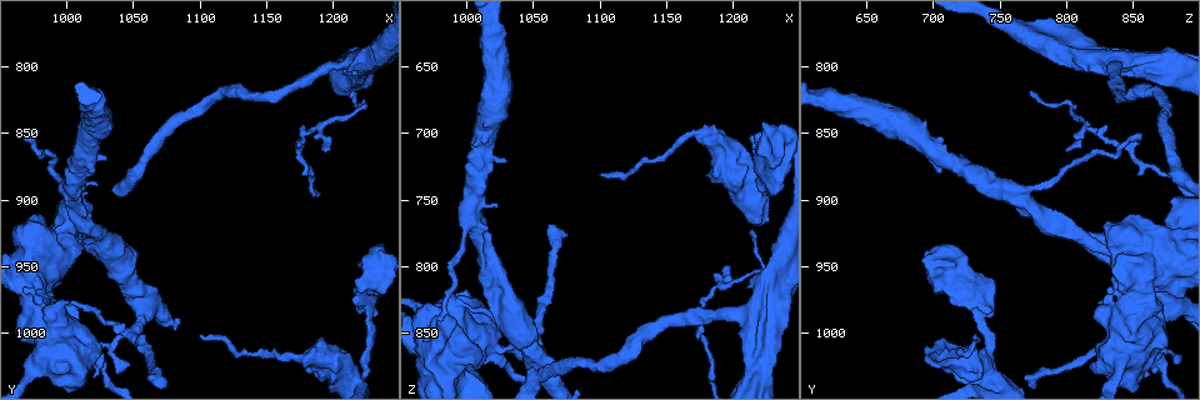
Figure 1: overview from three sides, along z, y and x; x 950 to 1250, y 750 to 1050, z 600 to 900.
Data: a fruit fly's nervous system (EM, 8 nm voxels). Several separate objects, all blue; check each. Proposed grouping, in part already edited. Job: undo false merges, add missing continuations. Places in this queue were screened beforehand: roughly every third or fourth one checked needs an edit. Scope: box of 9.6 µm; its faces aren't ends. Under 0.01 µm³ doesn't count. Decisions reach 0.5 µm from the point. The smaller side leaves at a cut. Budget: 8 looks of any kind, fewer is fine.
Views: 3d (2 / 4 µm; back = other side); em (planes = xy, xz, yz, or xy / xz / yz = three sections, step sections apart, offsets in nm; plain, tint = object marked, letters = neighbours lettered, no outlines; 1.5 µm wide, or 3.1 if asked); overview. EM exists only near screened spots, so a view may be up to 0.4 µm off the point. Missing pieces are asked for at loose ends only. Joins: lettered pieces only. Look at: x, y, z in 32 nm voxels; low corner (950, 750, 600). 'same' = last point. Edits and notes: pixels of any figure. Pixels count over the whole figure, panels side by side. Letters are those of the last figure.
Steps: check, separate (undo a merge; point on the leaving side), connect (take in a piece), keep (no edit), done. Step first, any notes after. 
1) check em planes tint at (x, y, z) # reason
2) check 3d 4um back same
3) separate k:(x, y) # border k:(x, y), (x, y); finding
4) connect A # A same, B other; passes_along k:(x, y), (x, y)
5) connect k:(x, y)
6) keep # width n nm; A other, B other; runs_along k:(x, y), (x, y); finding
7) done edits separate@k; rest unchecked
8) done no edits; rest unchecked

check 3d 4um at (1218, 1036, 750) # small branch off a trunk

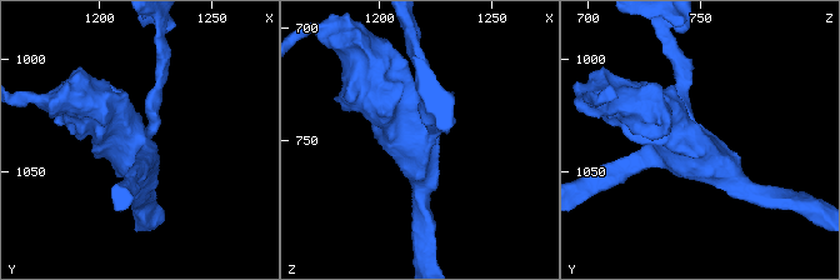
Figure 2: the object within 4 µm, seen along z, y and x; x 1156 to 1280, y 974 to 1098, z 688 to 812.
check em planes letters at (1220, 1036, 750) # arms 4; shape alone is not enough

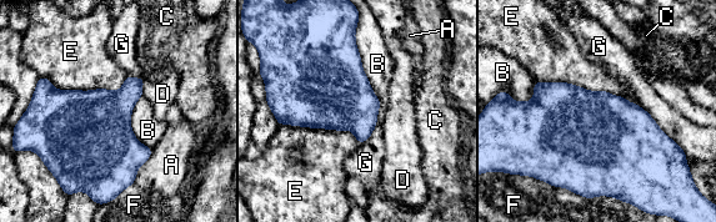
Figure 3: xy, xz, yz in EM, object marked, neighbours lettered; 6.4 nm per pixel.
keep # A other, B other, C other, D other, E other, F other, G other; border 3:(356, 25), (376, 125); all the same cell

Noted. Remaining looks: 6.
check em planes tint at (1026, 1012, 860) # calibre changes

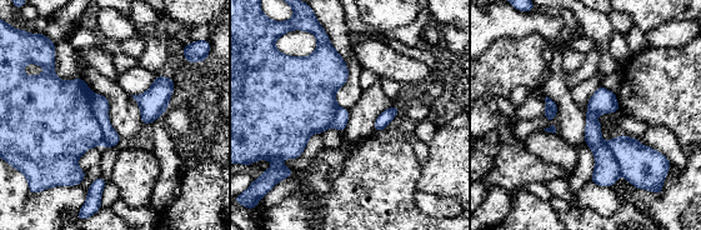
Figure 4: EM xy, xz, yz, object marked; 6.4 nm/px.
check em planes letters same

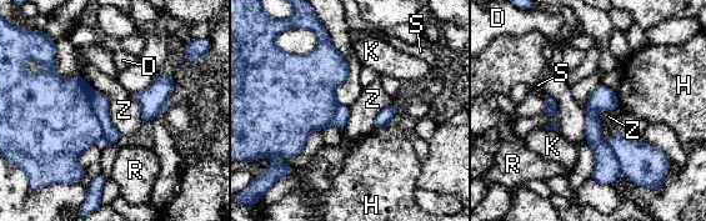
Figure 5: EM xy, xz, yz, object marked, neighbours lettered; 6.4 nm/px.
separate 5:(100, 103) # width 160 nm; D other, H other, K other, R other, S other, Z other; part_leaving 5:(601, 88), (592, 136), (611, 180); two cells meet here

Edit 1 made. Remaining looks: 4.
done edits separate@5; rest unchecked

